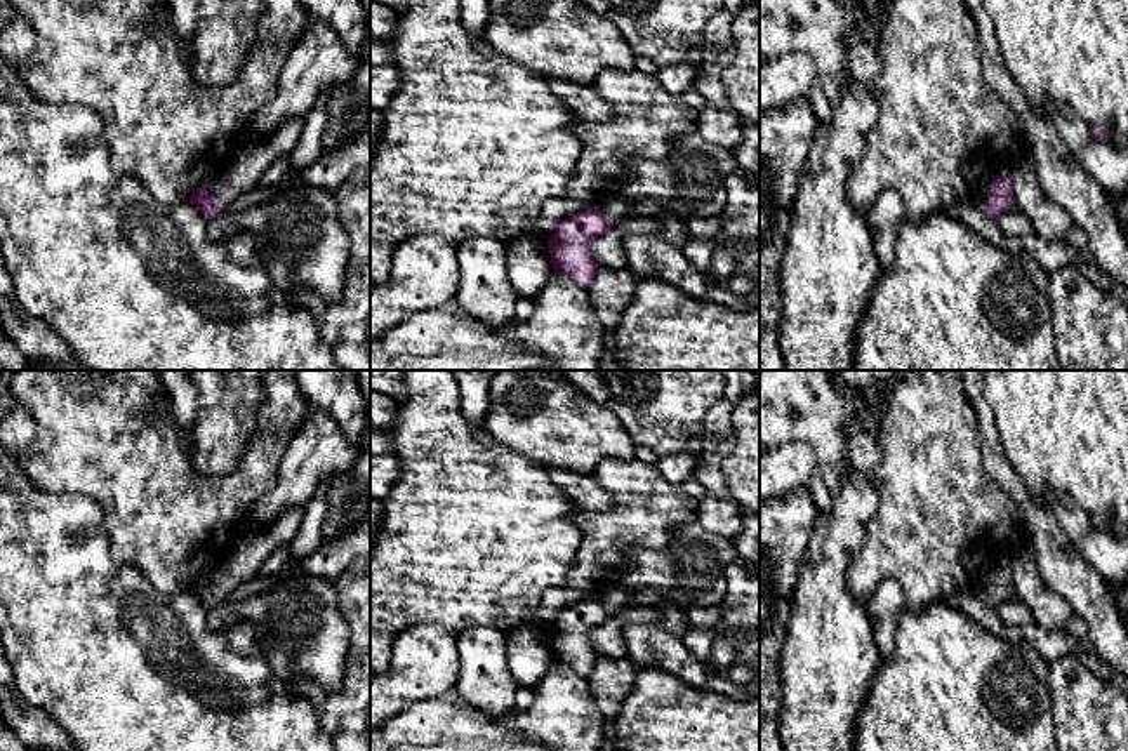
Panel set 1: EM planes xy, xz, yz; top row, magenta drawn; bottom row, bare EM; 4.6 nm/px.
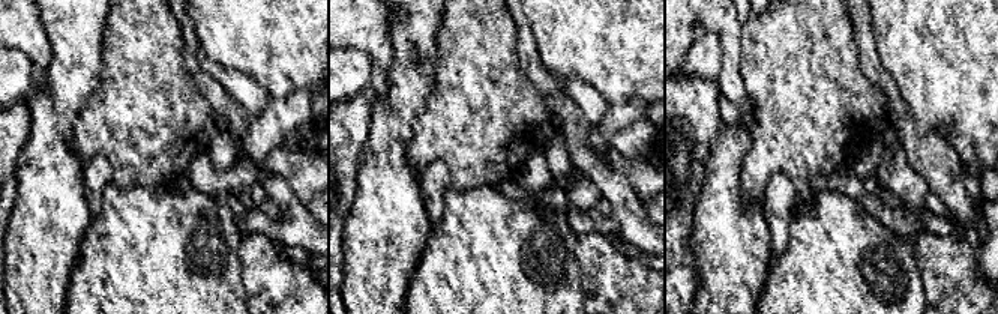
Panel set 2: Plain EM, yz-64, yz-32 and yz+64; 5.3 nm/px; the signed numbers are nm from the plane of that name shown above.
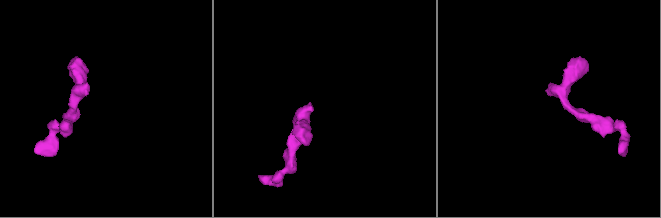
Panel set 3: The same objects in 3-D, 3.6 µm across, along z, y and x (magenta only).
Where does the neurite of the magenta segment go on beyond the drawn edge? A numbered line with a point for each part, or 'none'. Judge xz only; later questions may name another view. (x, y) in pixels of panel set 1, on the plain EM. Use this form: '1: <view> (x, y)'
1: xz (616, 595)

